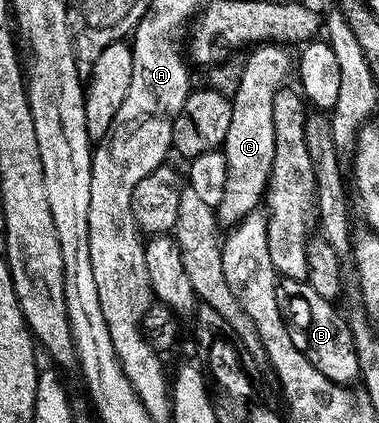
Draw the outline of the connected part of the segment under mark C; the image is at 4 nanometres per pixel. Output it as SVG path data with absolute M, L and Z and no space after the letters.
M265 42L253 47L247 53L248 60L243 61L242 83L238 85L238 94L231 97L232 113L230 114L230 130L226 130L226 138L222 151L228 166L226 194L222 202L214 209L216 219L224 226L235 226L247 218L249 214L261 207L268 191L268 179L274 166L274 96L280 88L289 83L288 71L293 71L294 60L288 57L289 49L276 42Z

